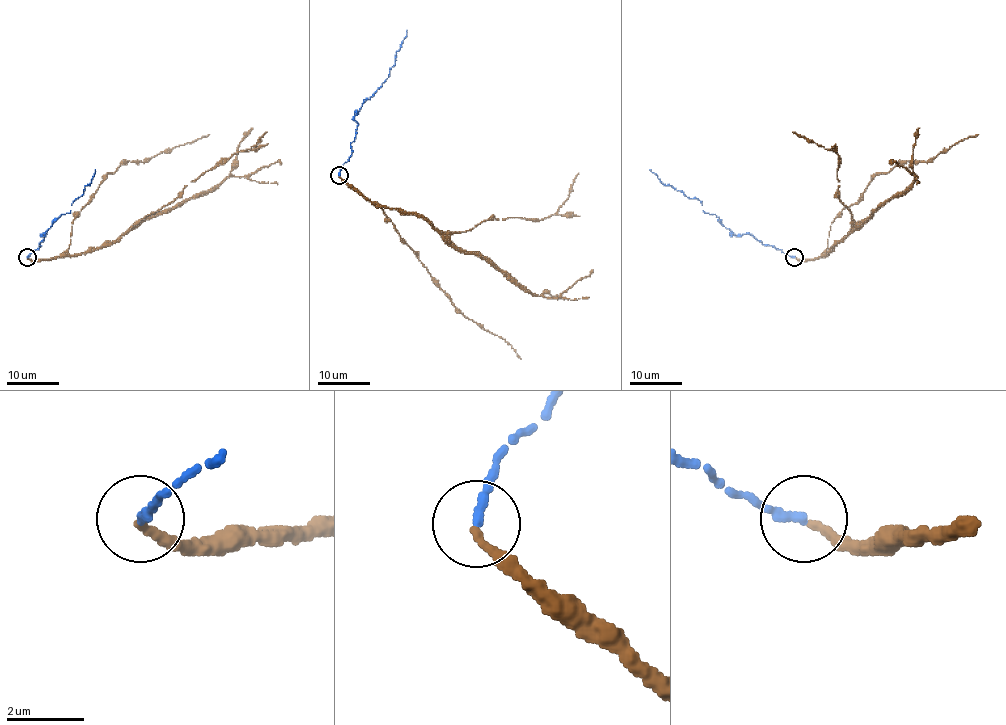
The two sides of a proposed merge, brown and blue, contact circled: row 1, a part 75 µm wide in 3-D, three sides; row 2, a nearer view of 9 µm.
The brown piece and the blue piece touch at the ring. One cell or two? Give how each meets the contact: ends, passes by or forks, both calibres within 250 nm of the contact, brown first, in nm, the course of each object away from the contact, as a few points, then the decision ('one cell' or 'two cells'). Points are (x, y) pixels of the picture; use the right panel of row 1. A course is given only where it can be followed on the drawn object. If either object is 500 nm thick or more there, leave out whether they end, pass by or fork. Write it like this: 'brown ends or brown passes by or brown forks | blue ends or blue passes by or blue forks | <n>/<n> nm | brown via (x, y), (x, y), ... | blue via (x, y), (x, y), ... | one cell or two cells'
brown ends | blue ends | 240/240 nm | brown via (795, 257), (812, 260), (827, 253), (875, 210), (899, 195), (916, 176), (896, 162), (889, 163) | blue via (795, 257), (749, 234), (734, 235), (715, 214), (704, 212), (700, 201), (664, 184), (649, 170) | two cells

